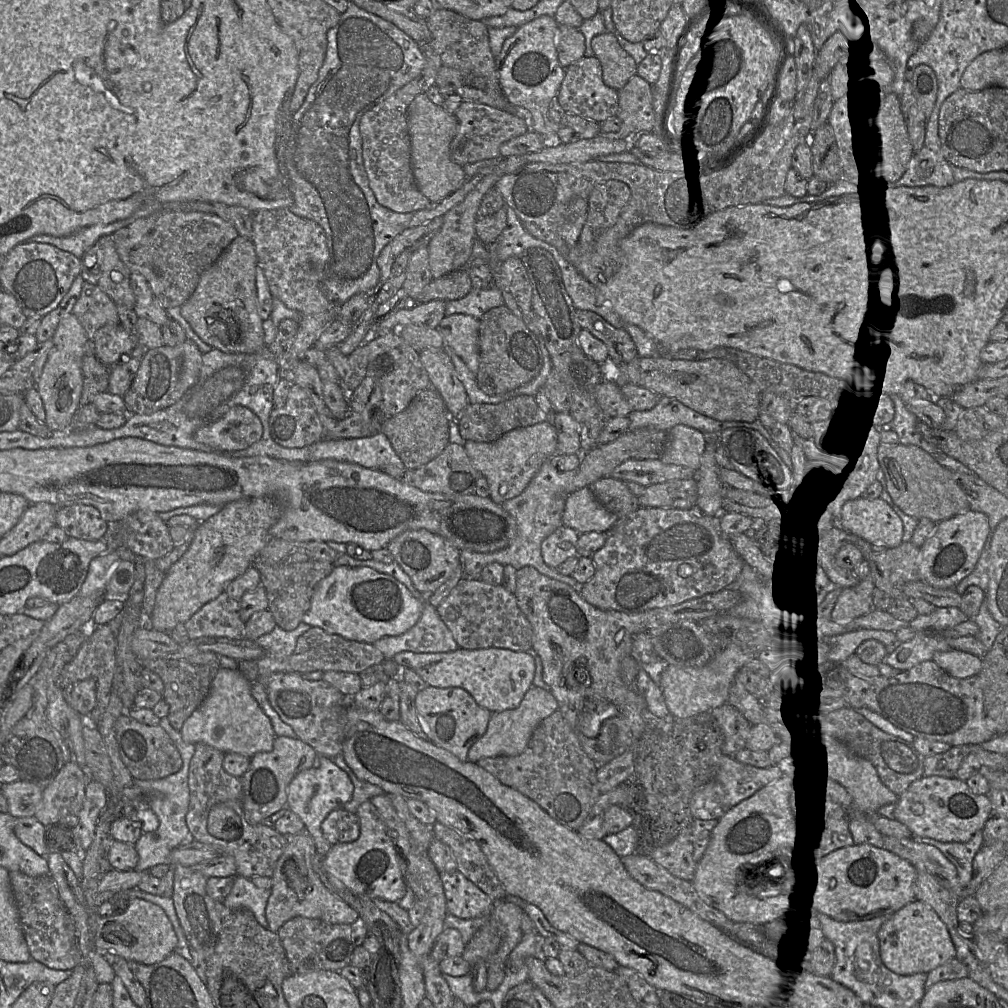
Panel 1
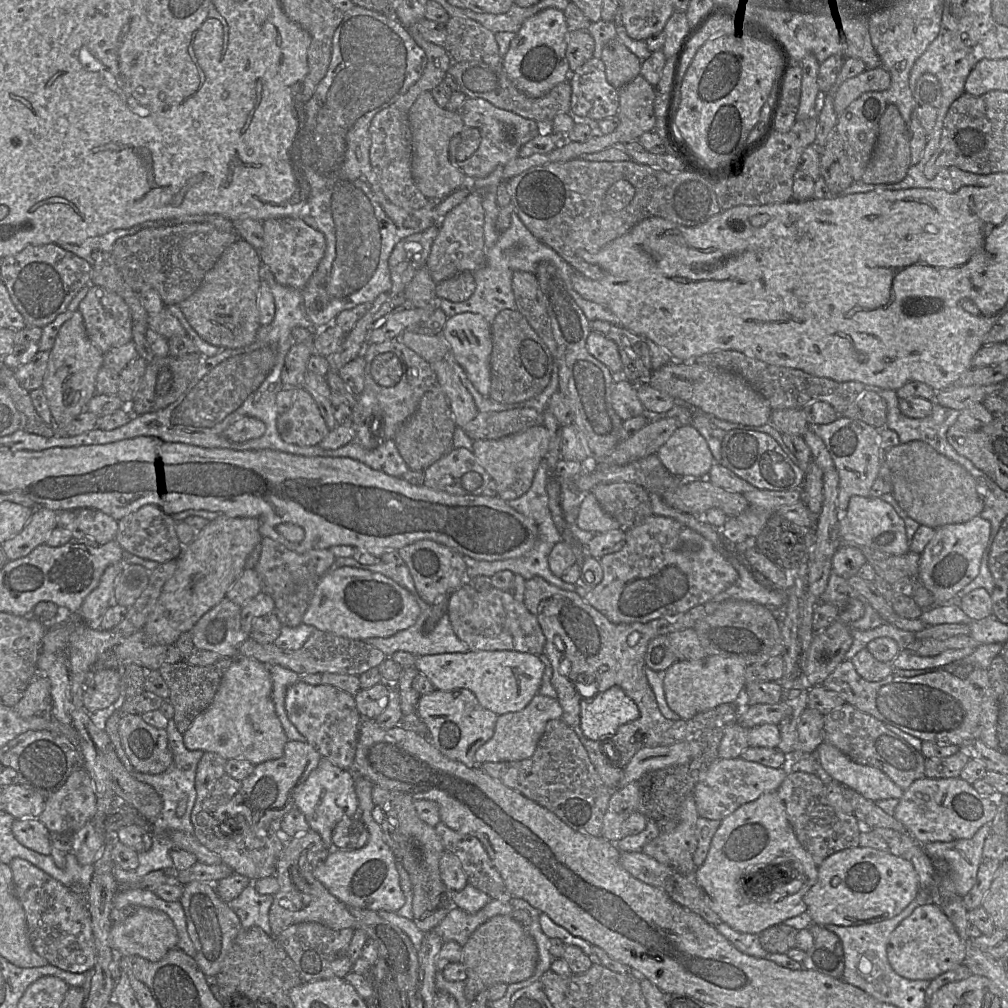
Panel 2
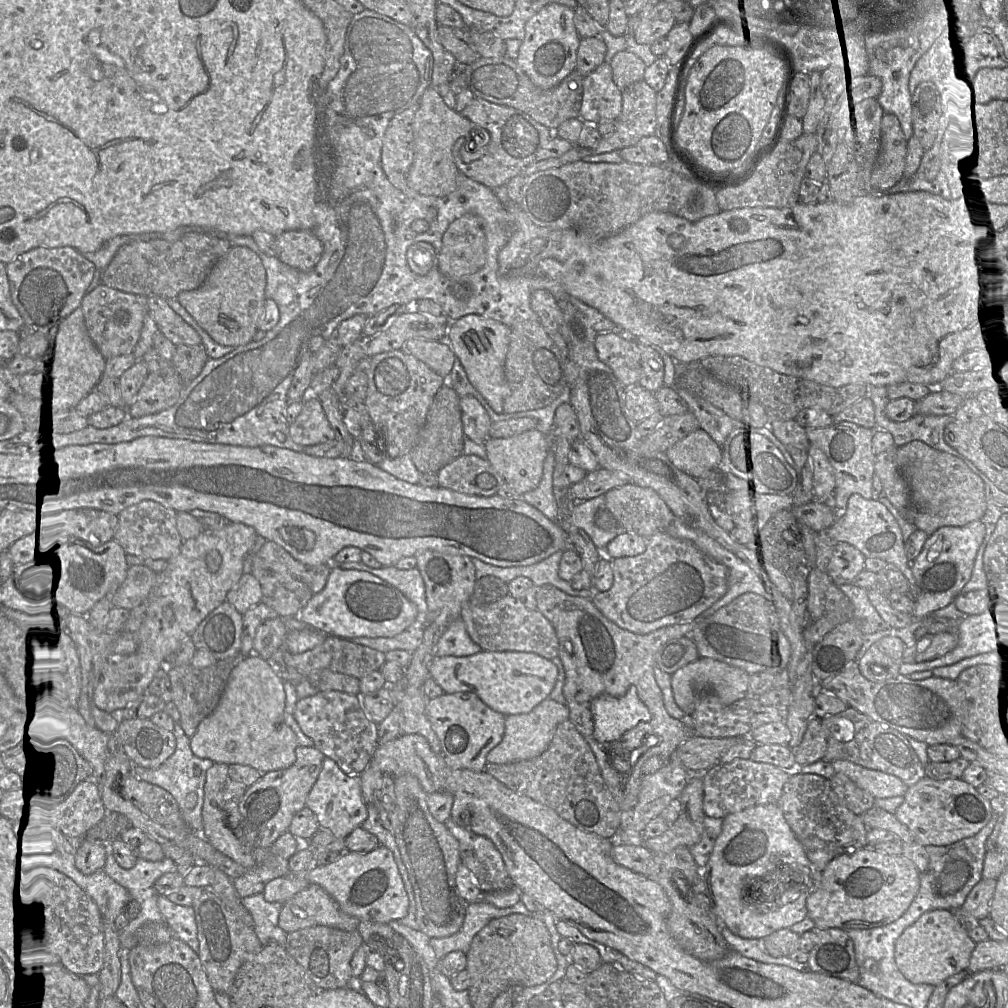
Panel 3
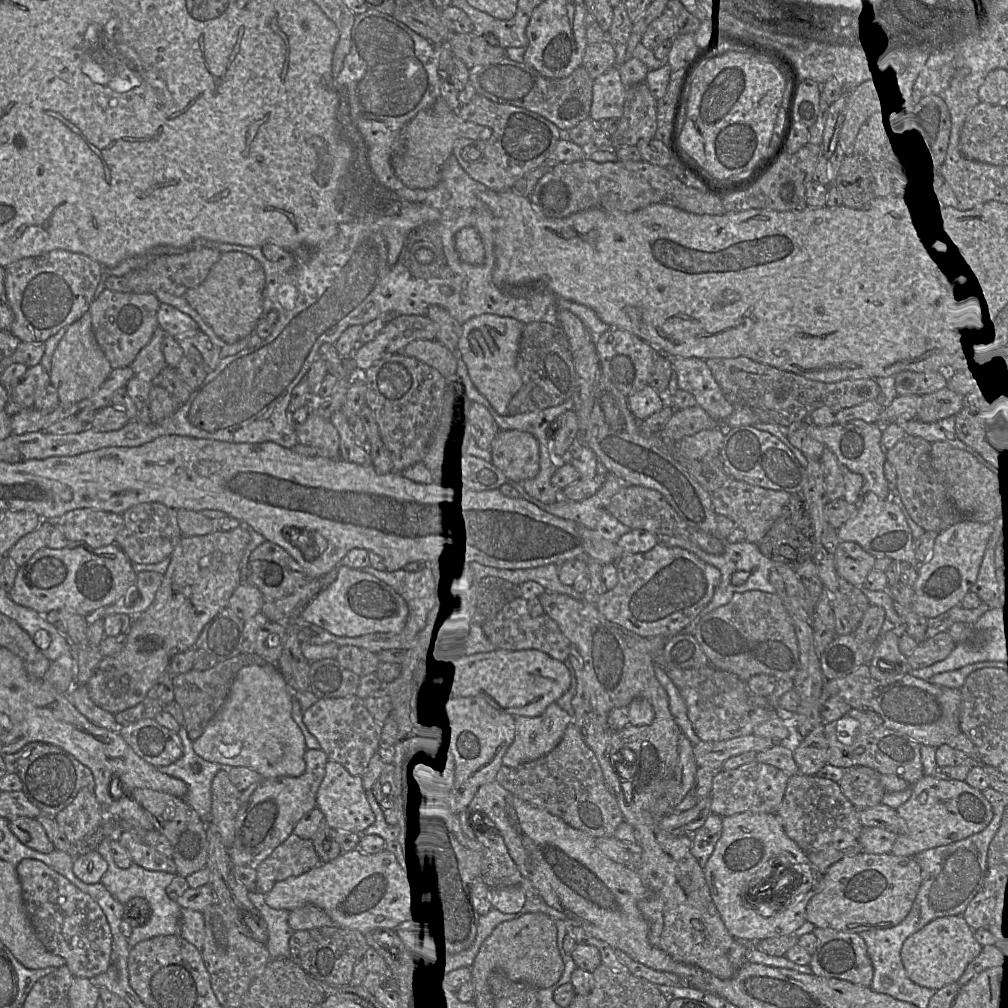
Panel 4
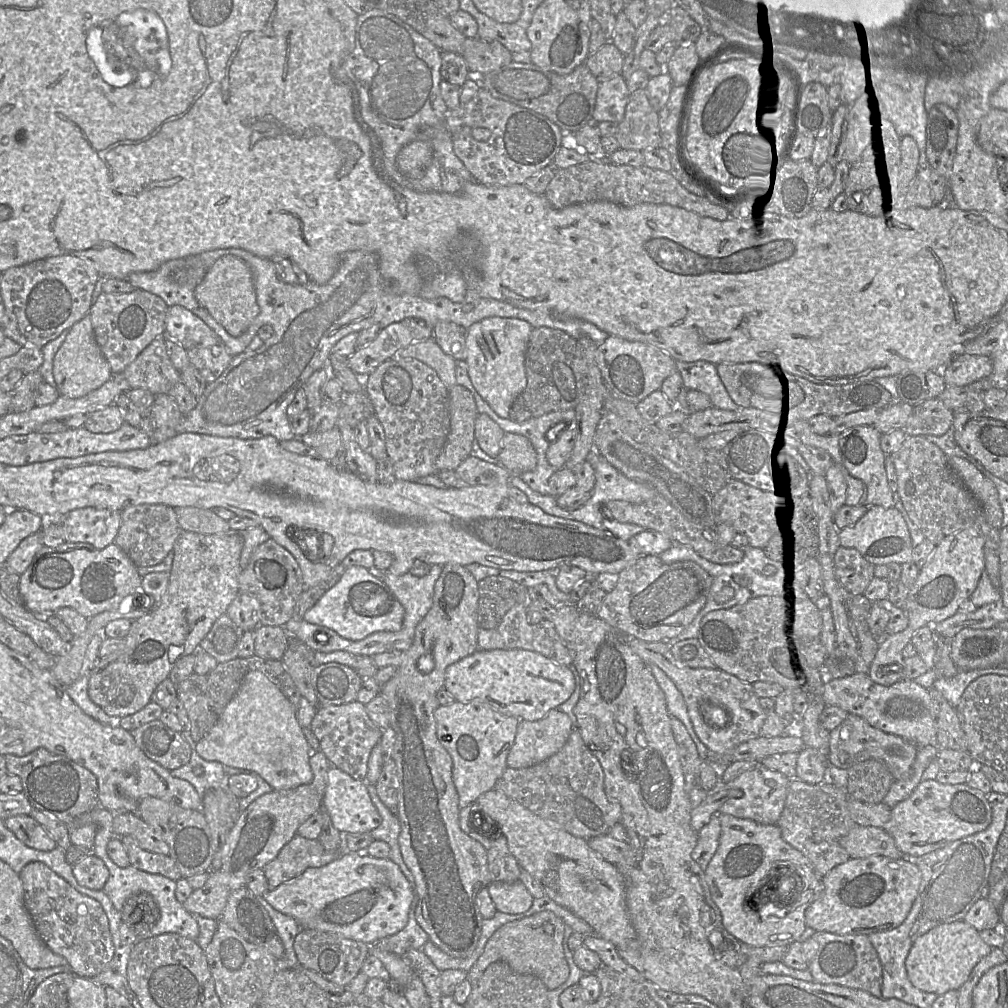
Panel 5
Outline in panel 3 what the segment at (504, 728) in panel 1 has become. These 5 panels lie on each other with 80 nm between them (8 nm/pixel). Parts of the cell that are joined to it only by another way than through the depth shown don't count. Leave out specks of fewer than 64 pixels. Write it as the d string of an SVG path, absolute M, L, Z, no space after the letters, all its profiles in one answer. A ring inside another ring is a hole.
M548 698L529 713L506 716L503 739L488 753L487 763L508 764L538 757L548 748L557 726L568 719L568 707Z

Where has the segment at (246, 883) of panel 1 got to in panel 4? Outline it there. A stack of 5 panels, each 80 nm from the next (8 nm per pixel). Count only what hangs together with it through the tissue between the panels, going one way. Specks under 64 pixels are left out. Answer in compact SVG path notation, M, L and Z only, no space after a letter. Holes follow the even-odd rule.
M249 892L248 897L267 923L268 941L265 946L271 959L290 957L289 939L294 933L294 930L288 924L290 911L268 906L263 893Z

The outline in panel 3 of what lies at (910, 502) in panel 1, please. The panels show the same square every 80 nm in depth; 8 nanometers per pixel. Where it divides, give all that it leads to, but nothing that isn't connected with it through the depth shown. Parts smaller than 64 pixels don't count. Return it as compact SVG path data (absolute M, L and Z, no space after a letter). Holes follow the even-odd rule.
M915 440L896 449L896 460L898 468L907 476L913 502L919 508L919 511L914 510L914 523L917 529L934 533L943 526L965 526L970 522L982 520L987 509L985 482L972 470L964 458L934 449L922 441Z

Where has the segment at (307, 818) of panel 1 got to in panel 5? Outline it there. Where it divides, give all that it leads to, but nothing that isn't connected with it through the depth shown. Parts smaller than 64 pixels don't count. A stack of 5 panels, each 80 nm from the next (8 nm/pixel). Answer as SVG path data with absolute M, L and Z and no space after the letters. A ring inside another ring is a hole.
M331 766L322 806L329 813L334 827L342 834L369 833L379 827L382 818L371 801L365 781L356 780L341 769Z

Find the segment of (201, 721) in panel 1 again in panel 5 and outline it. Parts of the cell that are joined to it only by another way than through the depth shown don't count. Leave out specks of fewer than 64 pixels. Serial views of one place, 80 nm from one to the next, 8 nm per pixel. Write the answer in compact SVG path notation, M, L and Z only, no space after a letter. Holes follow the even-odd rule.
M257 670L244 676L217 723L196 743L196 751L204 760L256 772L273 790L293 789L313 780L309 764L312 751L297 721L296 708Z

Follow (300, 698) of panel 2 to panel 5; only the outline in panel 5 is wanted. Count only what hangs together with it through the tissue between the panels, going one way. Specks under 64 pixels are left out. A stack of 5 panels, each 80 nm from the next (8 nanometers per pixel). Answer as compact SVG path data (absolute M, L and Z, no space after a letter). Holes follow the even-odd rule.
M355 700L342 705L320 706L310 729L319 741L320 750L332 766L341 769L356 780L365 781L371 751L379 743L383 730L370 719L364 704Z

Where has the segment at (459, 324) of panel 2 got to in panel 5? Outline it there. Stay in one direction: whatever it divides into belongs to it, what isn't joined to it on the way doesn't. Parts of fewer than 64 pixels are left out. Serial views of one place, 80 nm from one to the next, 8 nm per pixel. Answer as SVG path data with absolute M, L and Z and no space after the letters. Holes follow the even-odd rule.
M489 317L472 324L466 332L468 374L479 395L501 418L508 419L510 408L527 384L525 353L533 327L517 318Z

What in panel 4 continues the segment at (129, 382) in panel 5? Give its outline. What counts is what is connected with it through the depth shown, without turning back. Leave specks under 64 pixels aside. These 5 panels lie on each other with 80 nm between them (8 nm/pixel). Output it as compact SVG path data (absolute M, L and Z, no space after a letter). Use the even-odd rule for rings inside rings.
M158 327L150 341L139 351L130 365L134 376L152 382L167 366L161 350L165 335L165 331Z

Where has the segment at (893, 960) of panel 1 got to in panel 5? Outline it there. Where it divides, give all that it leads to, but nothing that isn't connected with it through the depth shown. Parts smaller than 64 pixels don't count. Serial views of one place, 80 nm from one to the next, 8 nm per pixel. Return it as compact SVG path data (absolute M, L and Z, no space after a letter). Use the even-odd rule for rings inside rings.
M959 920L939 925L917 938L907 955L905 968L914 987L939 996L950 990L958 991L976 964L991 950L992 947L982 941L977 930Z

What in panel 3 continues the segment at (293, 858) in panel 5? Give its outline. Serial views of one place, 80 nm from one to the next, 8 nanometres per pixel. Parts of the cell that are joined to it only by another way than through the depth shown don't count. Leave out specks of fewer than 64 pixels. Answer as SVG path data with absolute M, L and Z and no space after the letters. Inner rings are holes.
M289 831L283 833L270 847L269 856L259 865L248 869L241 877L232 879L234 887L241 898L250 895L256 895L263 892L266 884L275 878L279 878L290 873L289 859L299 851L299 840L308 840L296 838Z

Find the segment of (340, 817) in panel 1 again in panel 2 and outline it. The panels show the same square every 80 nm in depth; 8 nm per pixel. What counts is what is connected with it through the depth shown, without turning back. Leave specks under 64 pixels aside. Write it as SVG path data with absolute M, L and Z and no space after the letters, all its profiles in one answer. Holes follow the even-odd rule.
M356 816L343 817L332 832L333 848L351 851L364 847L369 839L369 832L364 823Z

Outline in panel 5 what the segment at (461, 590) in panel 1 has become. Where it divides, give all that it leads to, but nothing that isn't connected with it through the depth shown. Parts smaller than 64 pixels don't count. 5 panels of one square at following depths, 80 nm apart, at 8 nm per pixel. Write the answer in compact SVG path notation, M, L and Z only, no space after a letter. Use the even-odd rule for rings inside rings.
M524 604L514 605L496 630L503 638L505 649L535 651L558 664L572 666L573 654L563 643L553 623L544 618L537 624L530 624Z

